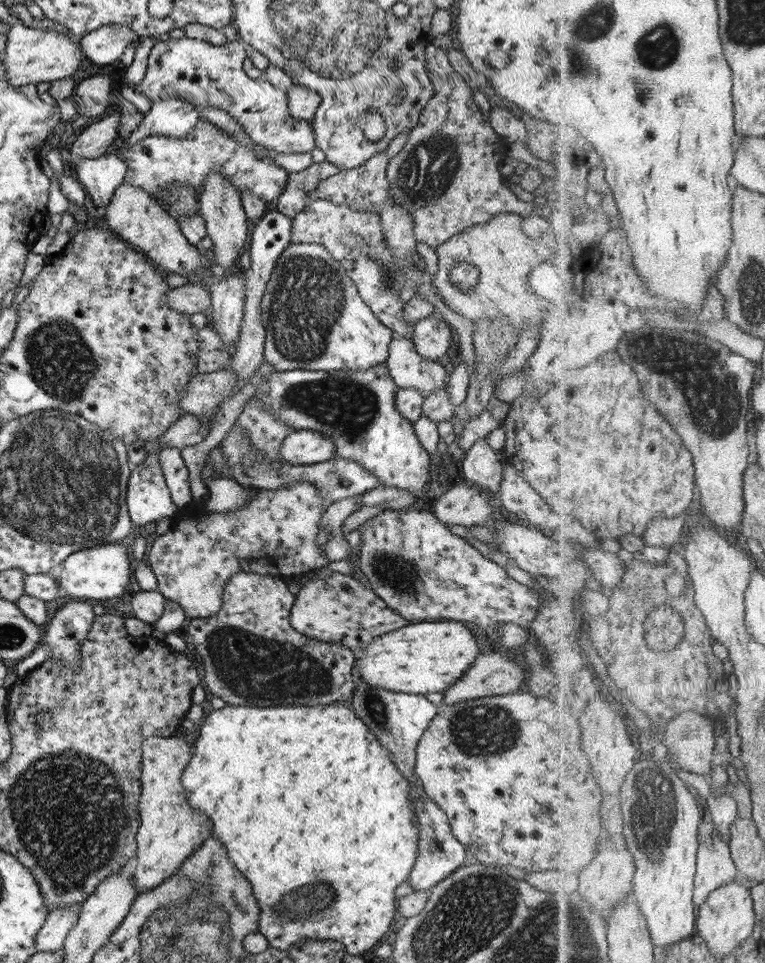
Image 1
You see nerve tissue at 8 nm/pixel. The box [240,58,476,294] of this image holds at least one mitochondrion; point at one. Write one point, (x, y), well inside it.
(428, 171)

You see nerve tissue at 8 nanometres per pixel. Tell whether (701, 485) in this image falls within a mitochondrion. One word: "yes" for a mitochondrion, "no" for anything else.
no

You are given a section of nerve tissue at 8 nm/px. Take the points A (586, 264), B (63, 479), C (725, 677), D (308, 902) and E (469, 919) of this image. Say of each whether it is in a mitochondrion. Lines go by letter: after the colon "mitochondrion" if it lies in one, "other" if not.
A: other
B: mitochondrion
C: other
D: mitochondrion
E: mitochondrion

